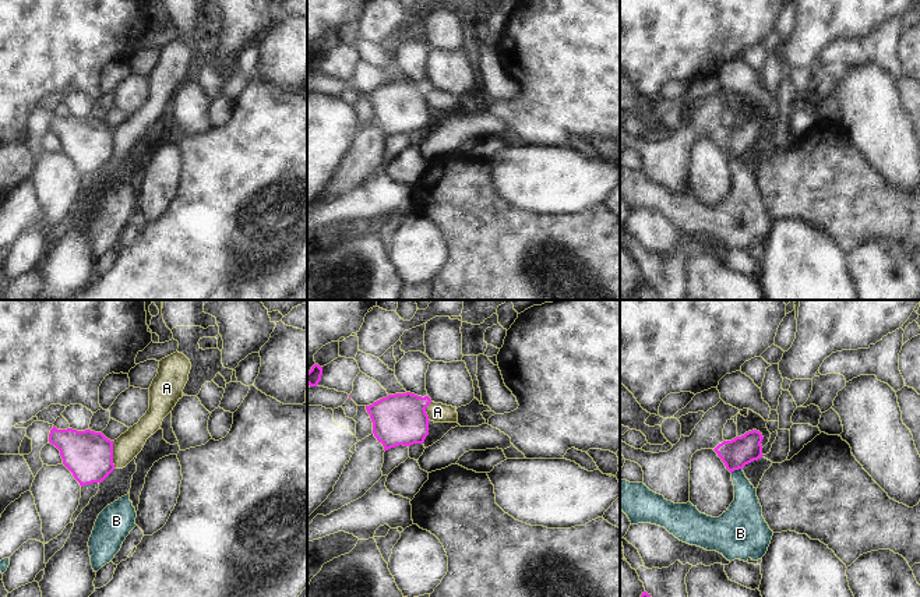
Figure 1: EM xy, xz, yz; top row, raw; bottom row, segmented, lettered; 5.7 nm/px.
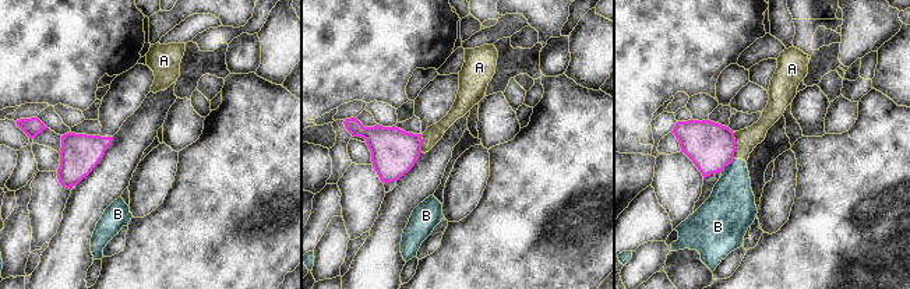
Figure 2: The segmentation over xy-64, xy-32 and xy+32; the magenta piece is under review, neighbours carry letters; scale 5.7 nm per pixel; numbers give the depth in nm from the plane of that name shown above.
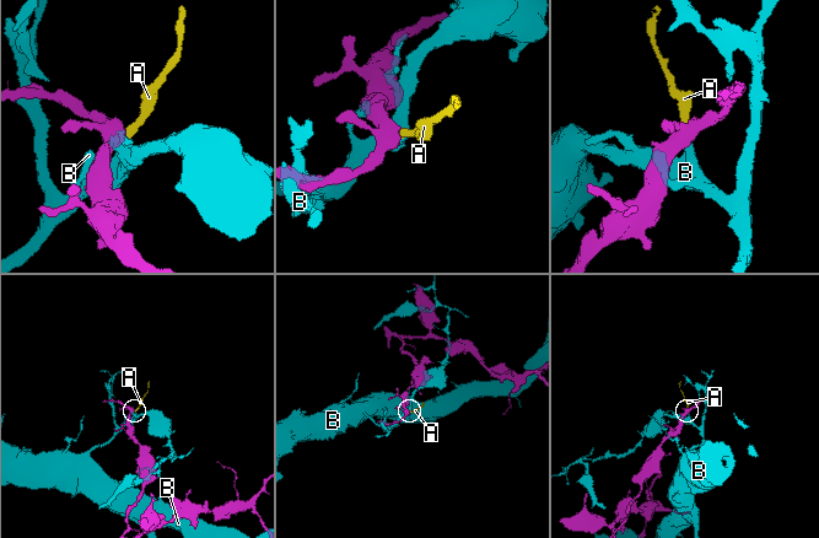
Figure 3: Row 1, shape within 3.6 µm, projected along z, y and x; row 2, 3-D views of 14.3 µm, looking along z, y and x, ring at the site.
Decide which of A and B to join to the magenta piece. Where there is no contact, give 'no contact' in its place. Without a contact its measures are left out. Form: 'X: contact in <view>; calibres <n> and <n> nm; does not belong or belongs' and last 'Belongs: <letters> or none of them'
A: contact in xy; calibres 280 and 150 nm; does not belong
B: contact in yz; calibres 170 and 190 nm; does not belong
Belongs: none of them

